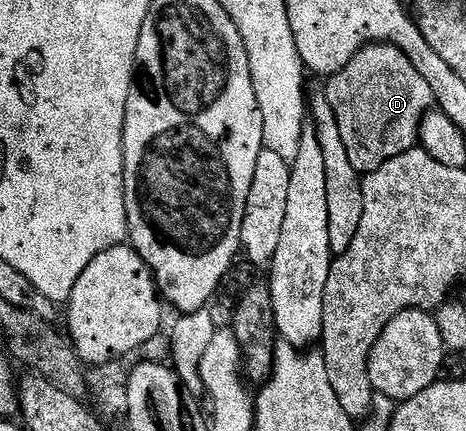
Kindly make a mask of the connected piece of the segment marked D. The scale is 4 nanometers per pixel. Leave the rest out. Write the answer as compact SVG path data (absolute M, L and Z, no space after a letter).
M369 43L325 83L324 92L336 115L341 140L353 168L362 177L380 169L384 161L419 146L422 118L435 106L432 85L416 73L416 65L393 43Z

